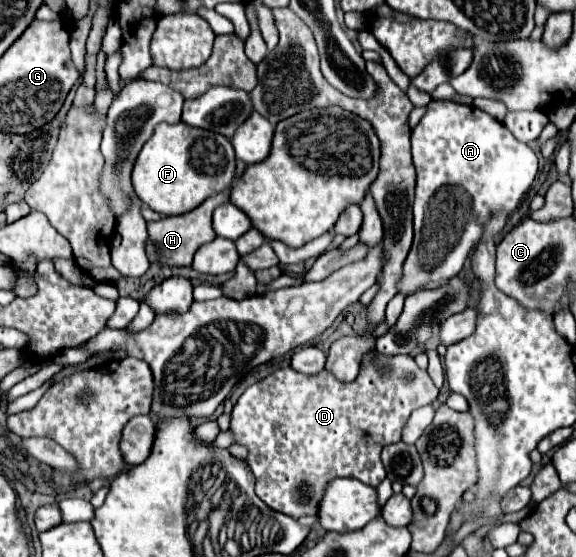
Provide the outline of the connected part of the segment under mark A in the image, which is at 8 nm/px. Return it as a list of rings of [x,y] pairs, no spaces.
[[[452,101],[428,103],[424,117],[412,131],[412,157],[418,175],[414,199],[416,237],[398,281],[398,293],[404,297],[422,291],[428,281],[456,277],[482,239],[486,221],[496,213],[514,213],[538,171],[538,159],[530,145],[516,141],[488,113]]]

